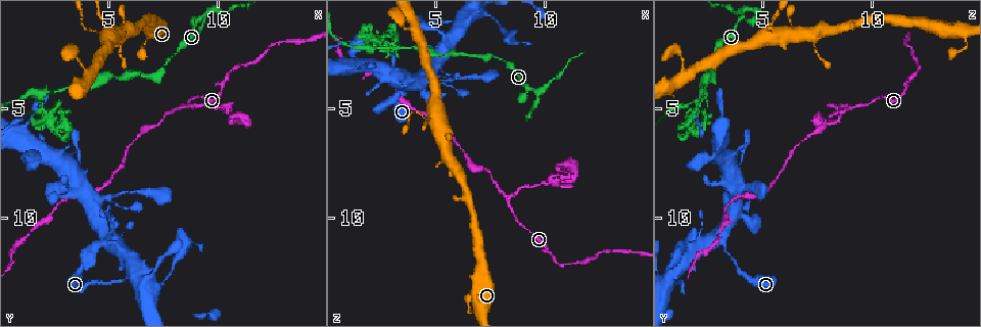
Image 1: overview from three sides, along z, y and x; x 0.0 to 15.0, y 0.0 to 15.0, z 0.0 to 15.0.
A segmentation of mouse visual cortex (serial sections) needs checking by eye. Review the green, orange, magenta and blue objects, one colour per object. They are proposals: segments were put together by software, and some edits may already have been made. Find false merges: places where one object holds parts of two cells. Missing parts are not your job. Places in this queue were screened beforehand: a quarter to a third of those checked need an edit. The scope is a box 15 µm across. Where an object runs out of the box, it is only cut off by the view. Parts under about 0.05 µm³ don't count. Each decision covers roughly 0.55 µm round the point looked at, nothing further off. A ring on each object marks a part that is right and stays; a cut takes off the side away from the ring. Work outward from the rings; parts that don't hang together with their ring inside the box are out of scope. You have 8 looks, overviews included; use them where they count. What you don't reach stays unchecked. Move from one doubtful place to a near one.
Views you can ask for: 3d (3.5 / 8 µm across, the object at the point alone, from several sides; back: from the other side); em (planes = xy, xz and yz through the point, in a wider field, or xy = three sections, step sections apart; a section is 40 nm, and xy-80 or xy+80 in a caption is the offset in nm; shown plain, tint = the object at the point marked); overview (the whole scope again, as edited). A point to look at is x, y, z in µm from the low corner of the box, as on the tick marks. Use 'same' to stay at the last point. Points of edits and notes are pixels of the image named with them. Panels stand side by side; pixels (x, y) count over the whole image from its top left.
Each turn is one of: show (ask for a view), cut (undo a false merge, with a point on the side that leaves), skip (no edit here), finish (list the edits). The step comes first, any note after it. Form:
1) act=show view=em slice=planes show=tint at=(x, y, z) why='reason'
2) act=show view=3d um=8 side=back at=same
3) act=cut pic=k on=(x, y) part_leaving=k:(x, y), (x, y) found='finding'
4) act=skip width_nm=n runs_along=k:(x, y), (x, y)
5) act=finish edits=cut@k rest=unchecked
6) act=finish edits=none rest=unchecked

act=show view=3d um=3.5 at=(8.2, 4.9, 9.1) why='arms part here'

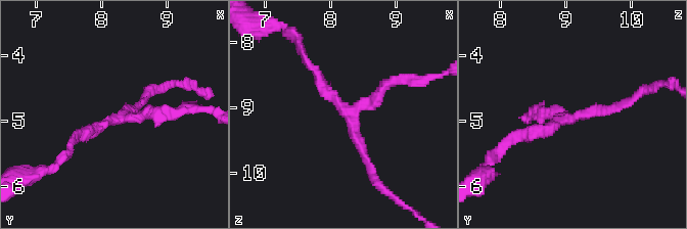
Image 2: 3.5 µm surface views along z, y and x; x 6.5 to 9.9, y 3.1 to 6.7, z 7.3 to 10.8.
act=show view=em slice=xy step=1 show=plain at=(8.30, 5.00, 9.10) arms=3 arm_widths_nm=150,150,200

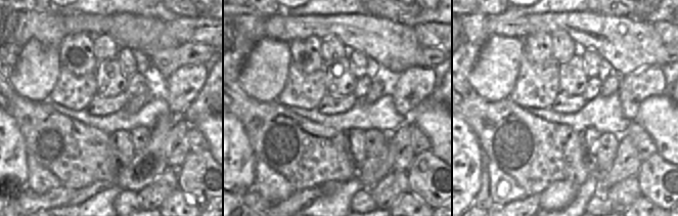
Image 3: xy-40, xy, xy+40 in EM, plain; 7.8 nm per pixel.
act=show view=em slice=xy step=1 show=tint at=same

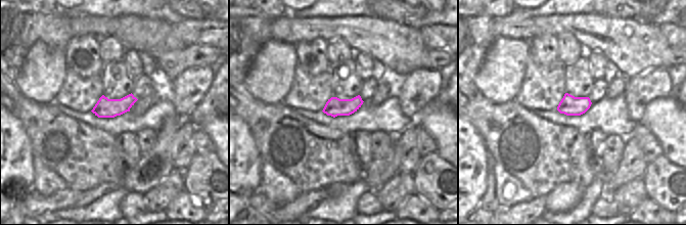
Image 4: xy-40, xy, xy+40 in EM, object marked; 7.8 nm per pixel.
act=skip found='all the same cell'

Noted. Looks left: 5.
act=show view=3d um=8 at=(11.4, 5.5, 8.1)

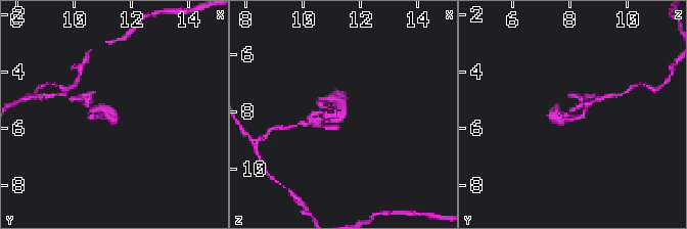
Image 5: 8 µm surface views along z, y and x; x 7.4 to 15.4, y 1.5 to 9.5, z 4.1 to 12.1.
act=show view=em slice=xy step=3 show=tint at=(11.3, 5.5, 8.2) arm_widths_nm=100,300

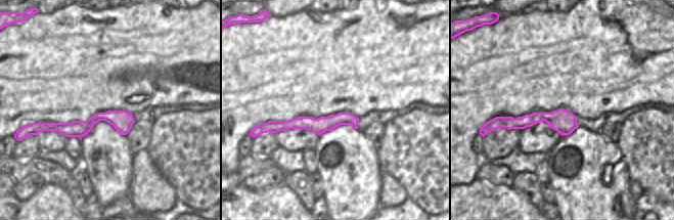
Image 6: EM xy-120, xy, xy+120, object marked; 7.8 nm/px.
act=skip runs_along=6:(131, 120), (97, 117), (85, 127), (43, 128) found='continuous, no second cell'

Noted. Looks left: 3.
act=show view=3d um=8 at=(4.4, 1.4, 5.4) why='sudden change in width'

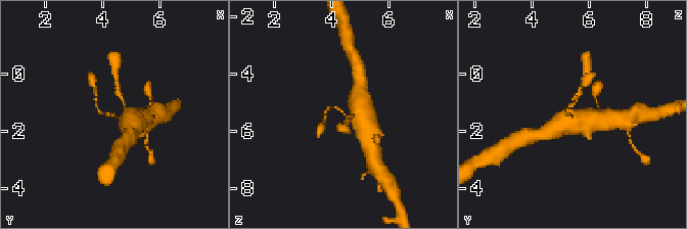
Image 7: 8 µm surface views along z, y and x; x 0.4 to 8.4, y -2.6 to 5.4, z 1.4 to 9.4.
act=show view=em slice=xy step=3 show=tint at=(4.4, 1.4, 5.3)

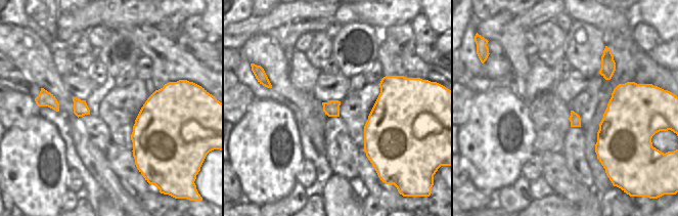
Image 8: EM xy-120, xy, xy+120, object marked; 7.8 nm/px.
act=skip arm_widths_nm=100,450 runs_along=7:(134, 118), (103, 113), (96, 102) found='continuous, no second cell'

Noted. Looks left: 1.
act=finish edits=none rest=unchecked

